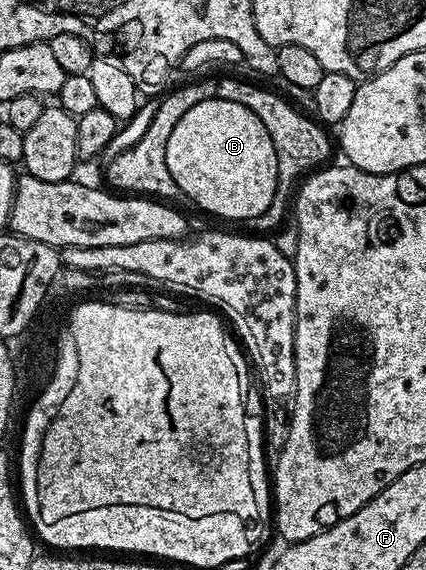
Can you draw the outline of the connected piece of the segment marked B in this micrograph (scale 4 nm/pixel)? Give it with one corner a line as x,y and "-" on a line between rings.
215,97
200,101
200,105
192,105
192,109
180,117
176,129
172,129
172,137
168,137
166,164
168,173
172,173
174,178
174,186
181,194
183,191
200,210
219,215
222,219
253,221
268,209
268,205
272,205
278,184
276,149
272,137
268,137
268,129
260,125
260,117
236,101

